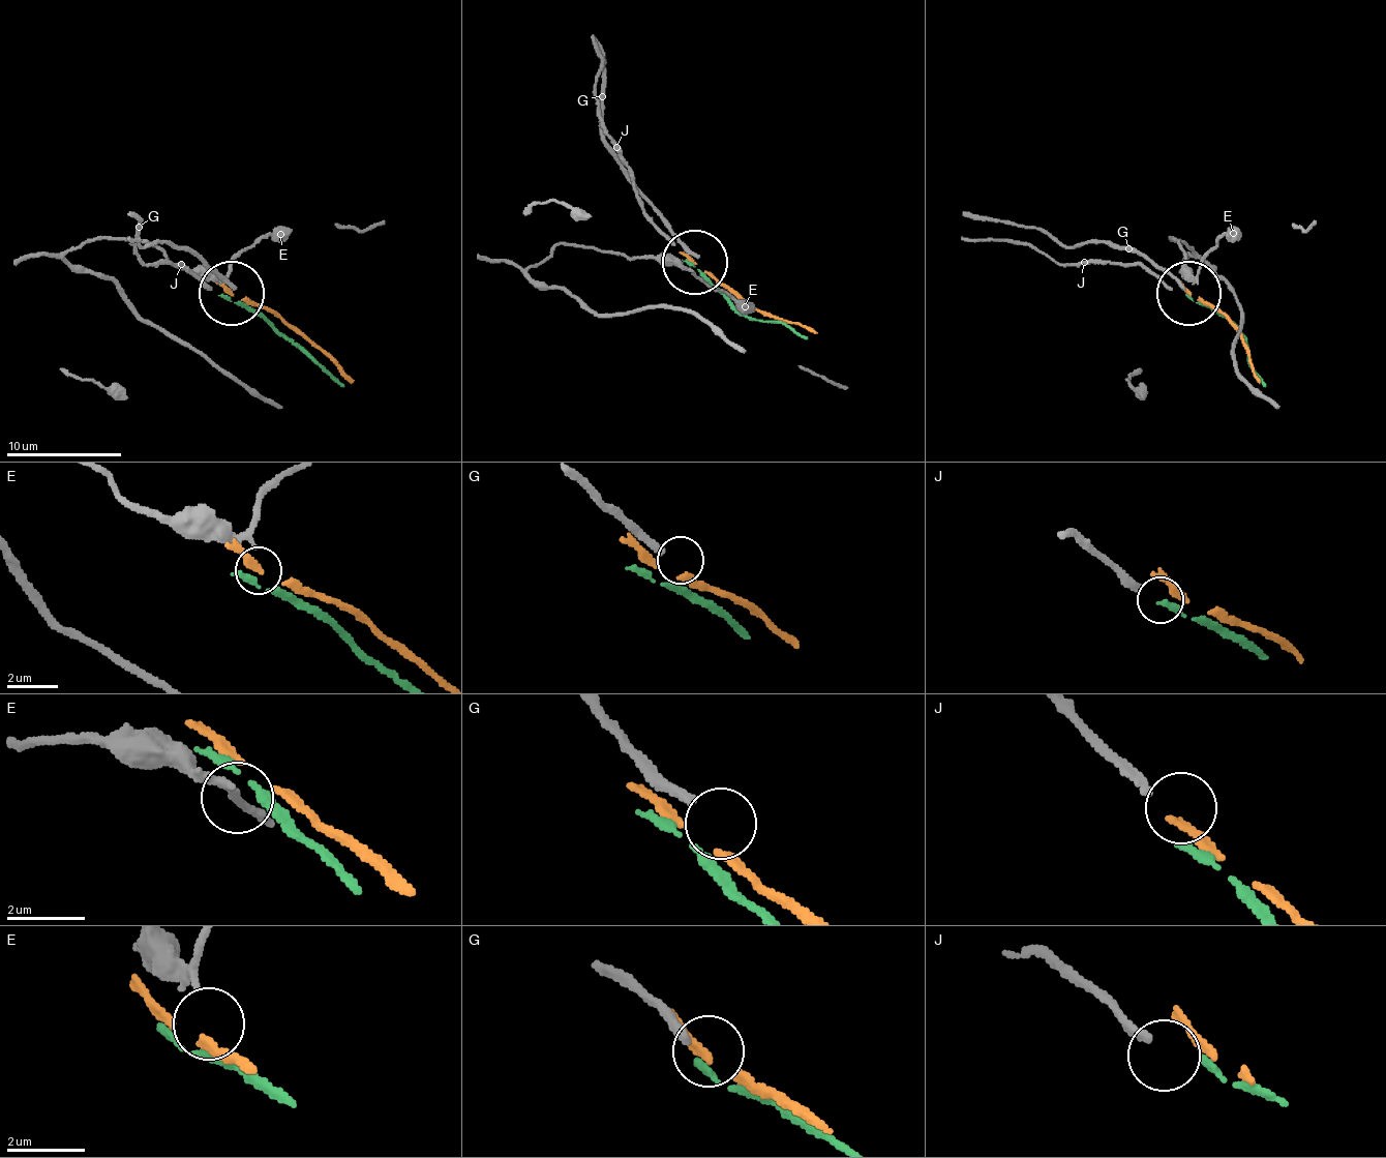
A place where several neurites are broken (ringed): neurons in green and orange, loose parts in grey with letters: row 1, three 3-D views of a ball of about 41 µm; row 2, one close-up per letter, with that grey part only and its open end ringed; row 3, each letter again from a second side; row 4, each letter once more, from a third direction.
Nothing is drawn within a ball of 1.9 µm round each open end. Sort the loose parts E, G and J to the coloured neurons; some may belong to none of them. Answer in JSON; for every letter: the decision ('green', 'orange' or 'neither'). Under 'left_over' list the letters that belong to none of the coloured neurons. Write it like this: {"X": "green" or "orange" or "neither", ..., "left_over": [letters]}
{"E": "neither", "G": "neither", "J": "neither", "left_over": ["E", "G", "J"]}

